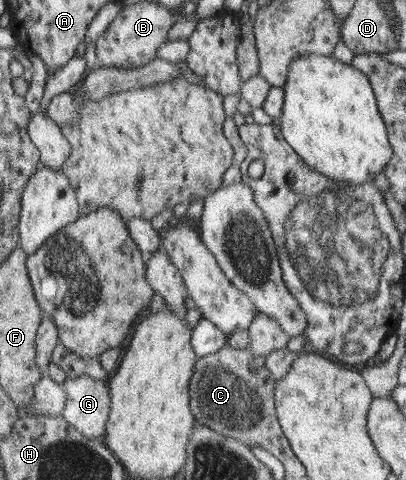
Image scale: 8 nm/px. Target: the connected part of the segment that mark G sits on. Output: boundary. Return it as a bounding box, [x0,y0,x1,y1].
[61,375,109,437]

